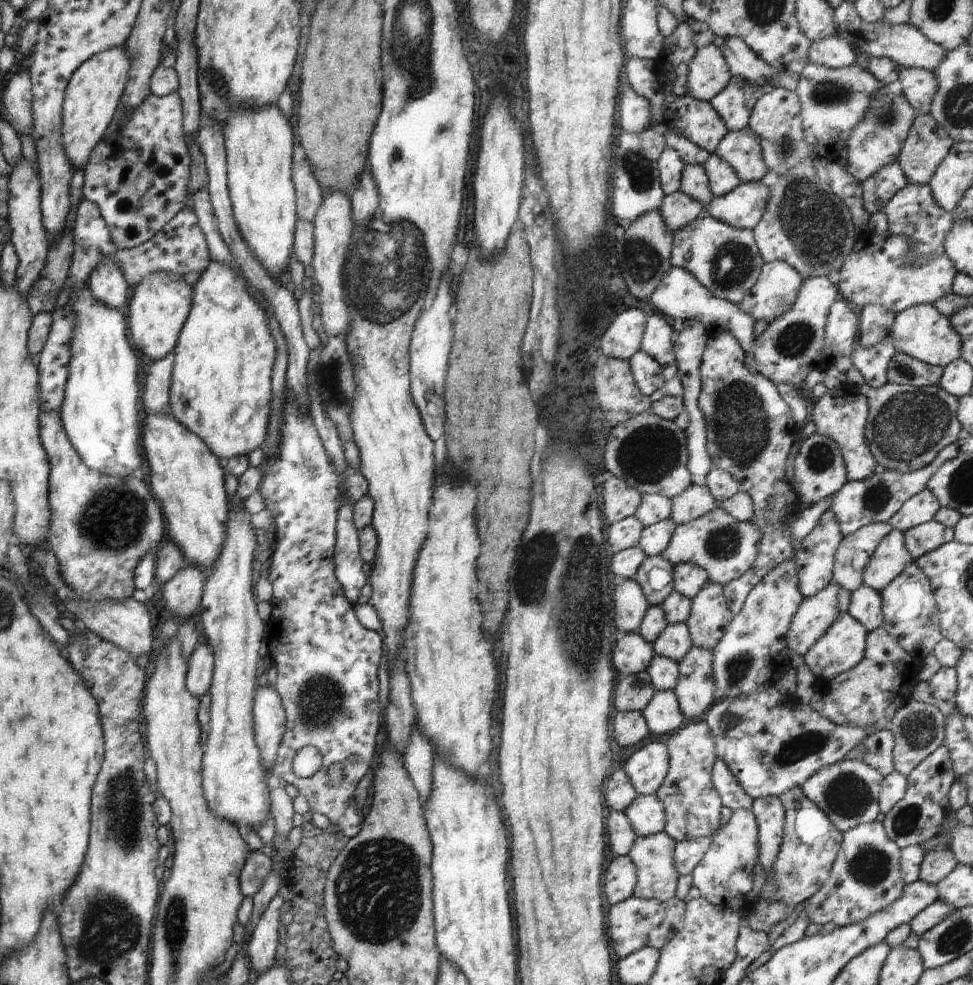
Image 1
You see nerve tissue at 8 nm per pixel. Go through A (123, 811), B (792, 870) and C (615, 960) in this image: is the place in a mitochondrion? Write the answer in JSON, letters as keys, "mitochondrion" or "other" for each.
{"A":"mitochondrion","B":"mitochondrion","C":"other"}

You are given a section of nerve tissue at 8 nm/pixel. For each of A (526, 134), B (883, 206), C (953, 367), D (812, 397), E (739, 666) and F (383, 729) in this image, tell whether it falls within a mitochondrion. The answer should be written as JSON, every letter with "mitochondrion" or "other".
{"A":"other","B":"other","C":"other","D":"other","E":"mitochondrion","F":"other"}

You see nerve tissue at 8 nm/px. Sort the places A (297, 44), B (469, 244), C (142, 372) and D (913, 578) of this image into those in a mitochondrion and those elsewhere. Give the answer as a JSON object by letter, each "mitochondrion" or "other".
{"A":"other","B":"other","C":"other","D":"other"}

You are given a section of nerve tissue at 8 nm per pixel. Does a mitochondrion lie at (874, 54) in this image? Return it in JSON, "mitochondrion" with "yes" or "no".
{"mitochondrion":"no"}

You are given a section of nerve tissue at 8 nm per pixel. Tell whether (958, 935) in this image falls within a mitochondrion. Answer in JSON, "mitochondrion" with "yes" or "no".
{"mitochondrion":"yes"}

